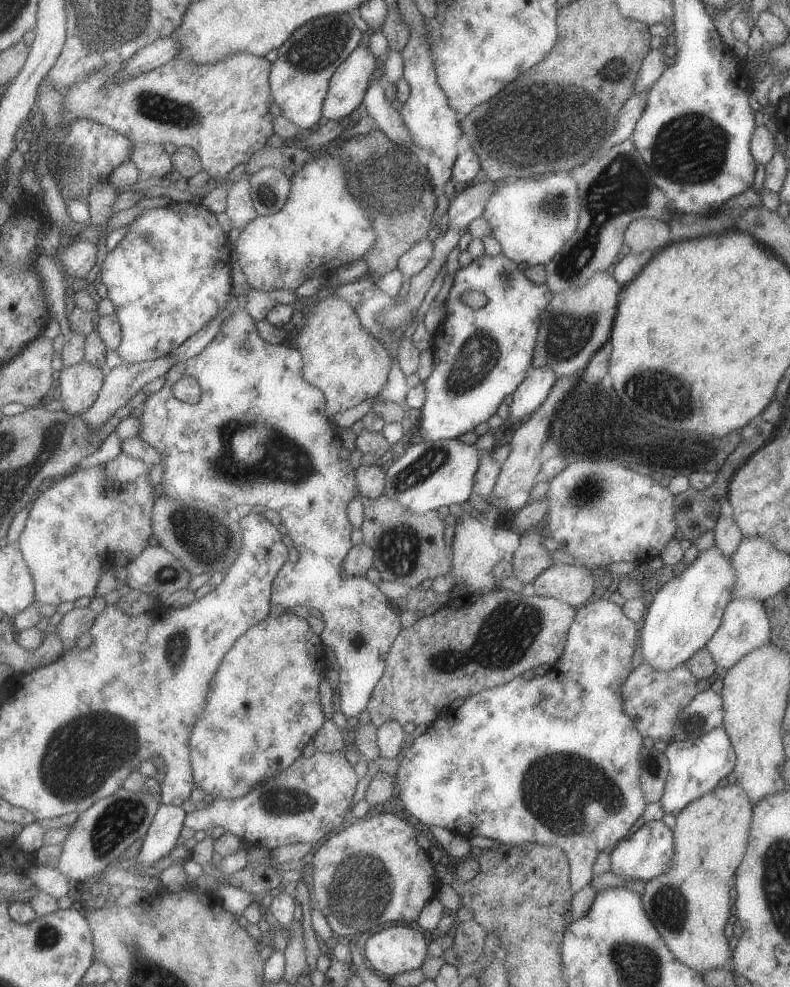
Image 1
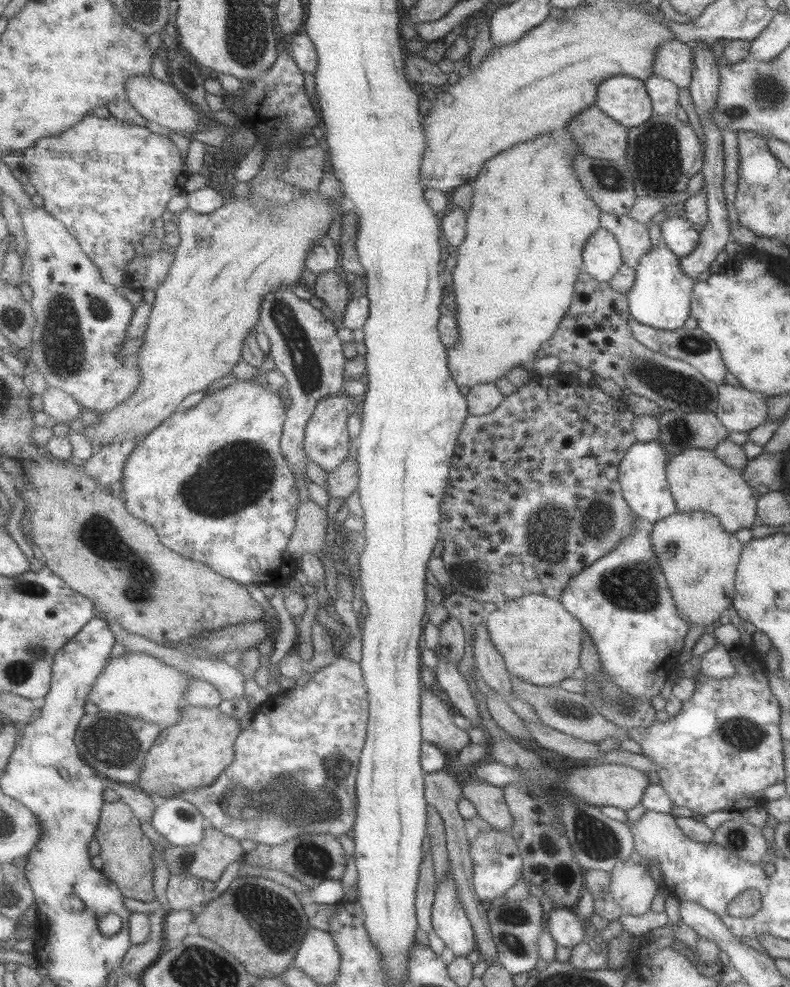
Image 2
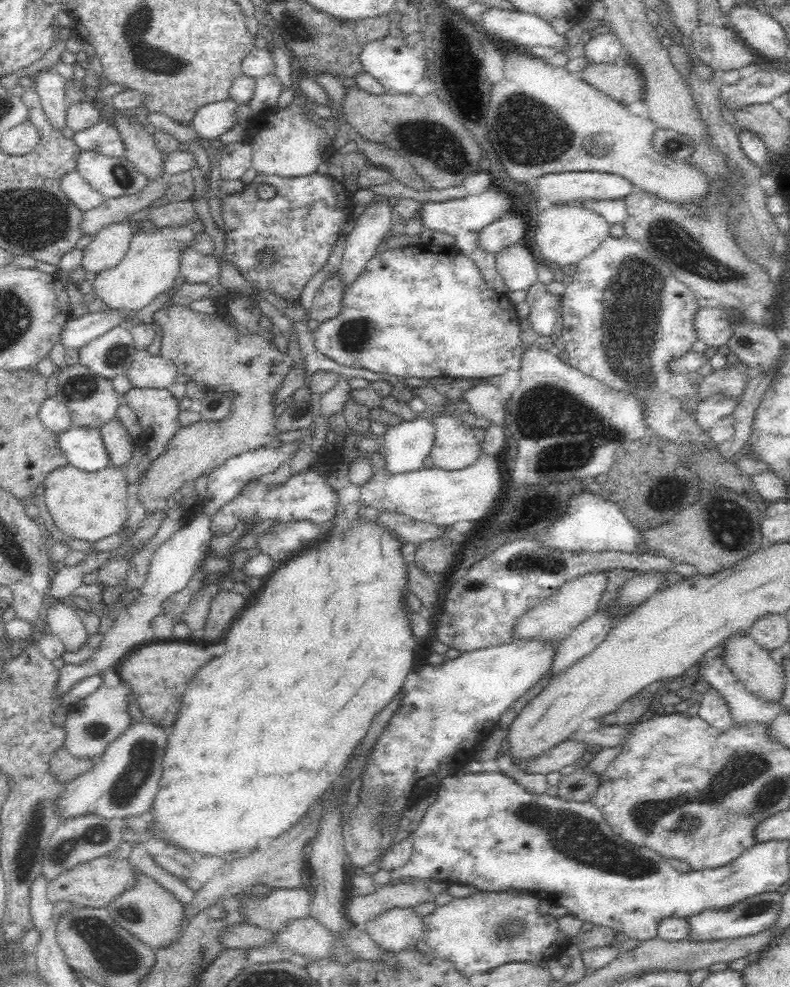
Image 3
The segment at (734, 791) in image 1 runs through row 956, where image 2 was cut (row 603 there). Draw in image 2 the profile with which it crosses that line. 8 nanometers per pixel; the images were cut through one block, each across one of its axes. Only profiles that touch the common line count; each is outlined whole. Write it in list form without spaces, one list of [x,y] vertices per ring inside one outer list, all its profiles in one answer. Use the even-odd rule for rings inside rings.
[[[701,510],[677,511],[661,518],[653,523],[651,539],[680,618],[688,628],[700,626],[703,631],[710,624],[717,625],[720,614],[733,606],[735,576],[744,544],[735,533],[724,530],[716,516]]]

